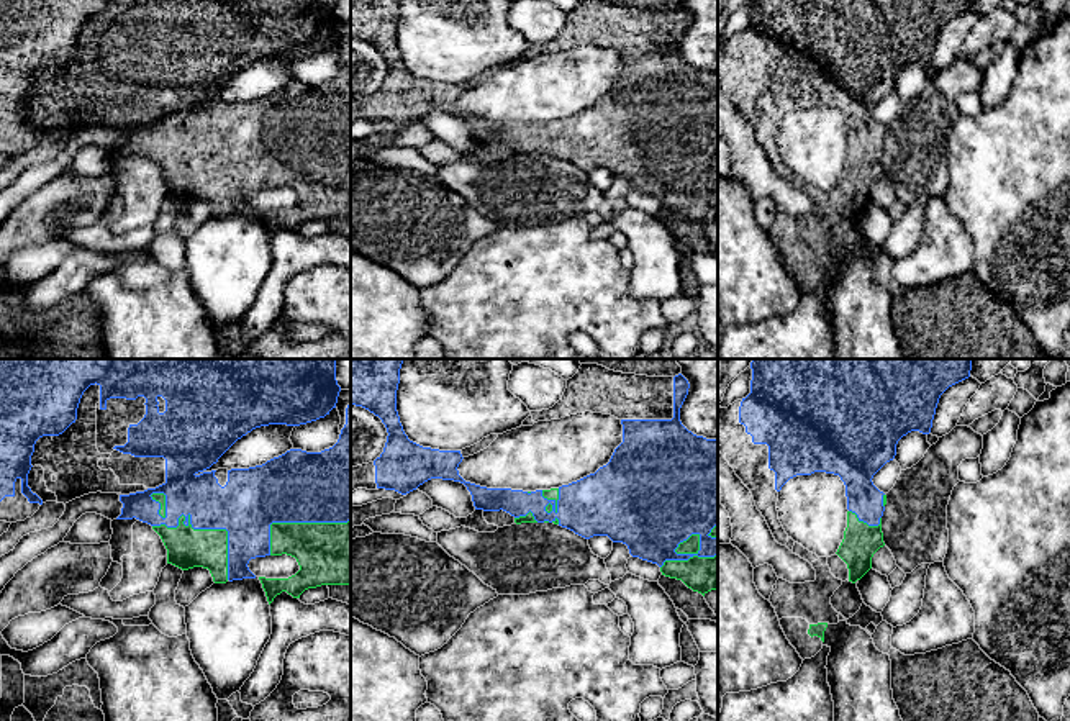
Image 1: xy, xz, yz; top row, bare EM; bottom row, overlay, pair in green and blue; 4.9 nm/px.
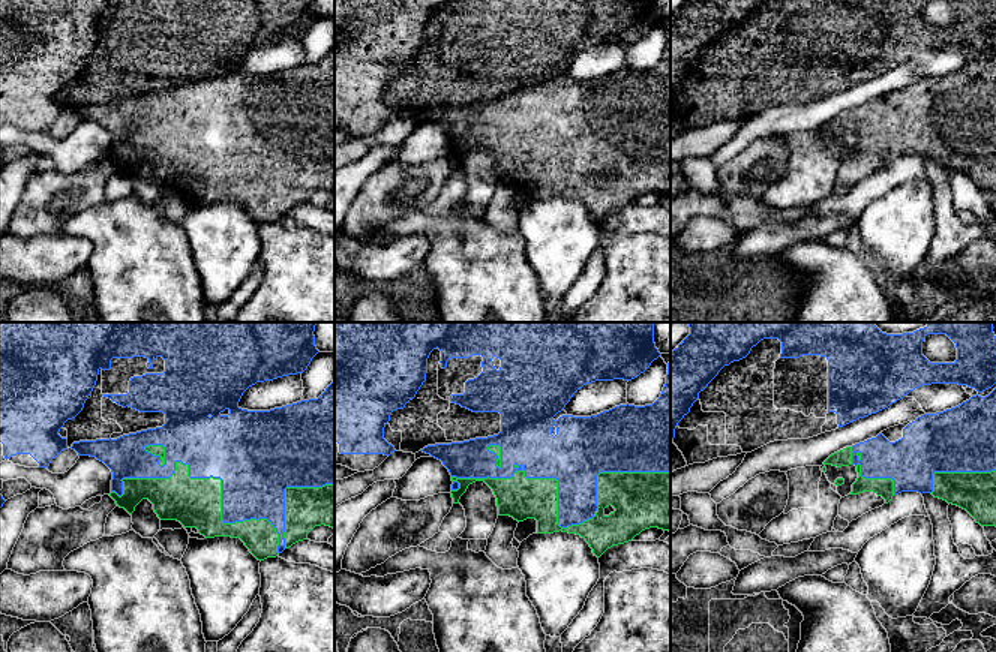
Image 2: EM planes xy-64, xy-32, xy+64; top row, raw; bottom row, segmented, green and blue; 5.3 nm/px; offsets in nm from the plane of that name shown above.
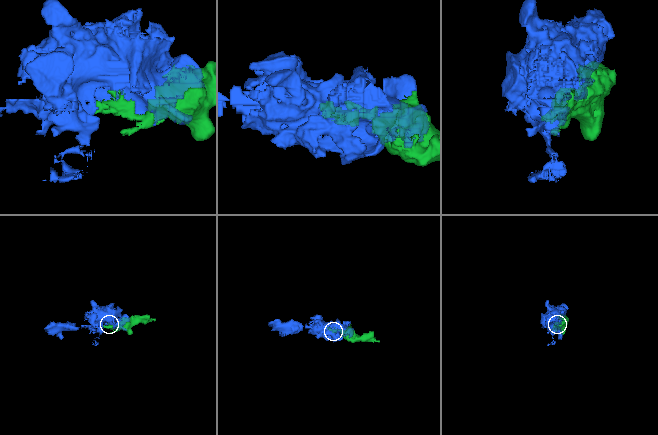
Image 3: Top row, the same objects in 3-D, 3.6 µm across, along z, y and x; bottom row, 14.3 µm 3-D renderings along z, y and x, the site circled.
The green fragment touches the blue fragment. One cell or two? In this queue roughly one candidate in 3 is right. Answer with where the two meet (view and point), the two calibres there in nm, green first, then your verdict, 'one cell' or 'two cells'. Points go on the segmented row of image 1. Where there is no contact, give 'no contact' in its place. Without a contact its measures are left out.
xy (210, 530) | 200/300 nm | one cell

